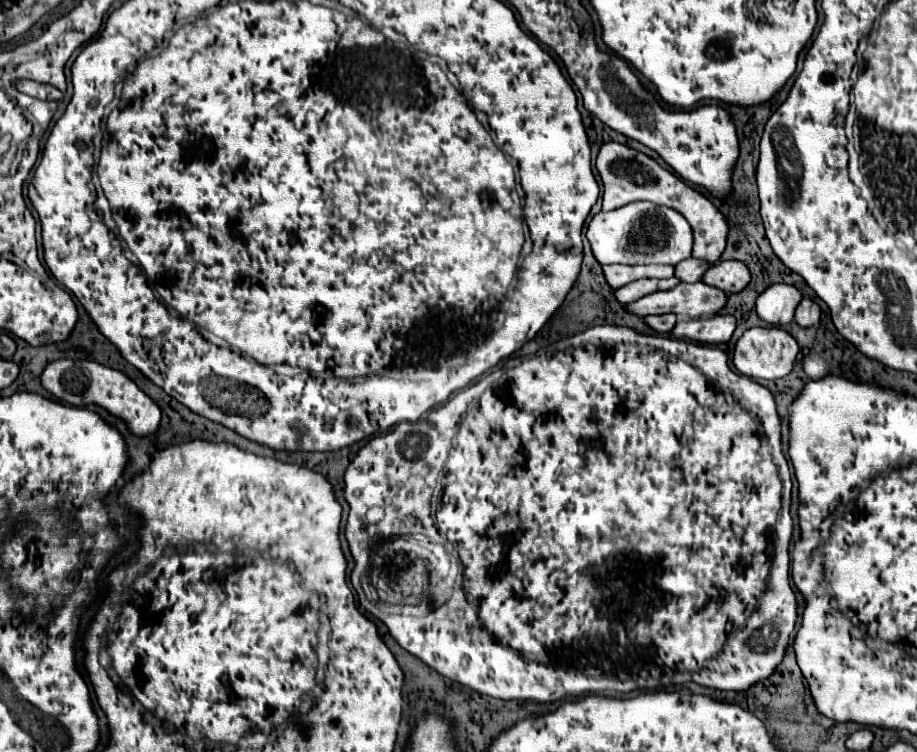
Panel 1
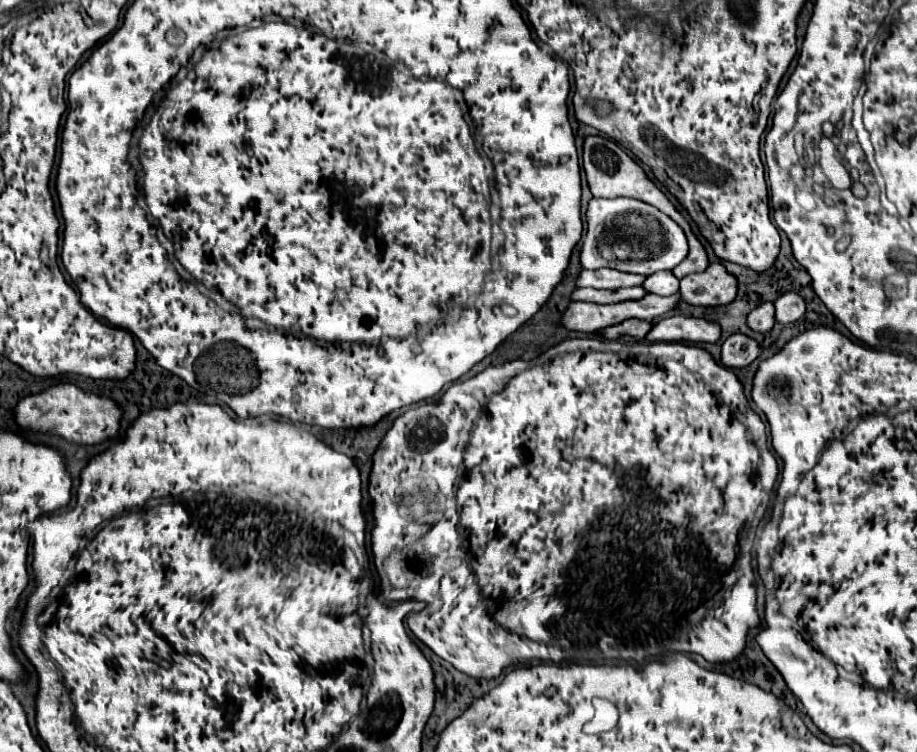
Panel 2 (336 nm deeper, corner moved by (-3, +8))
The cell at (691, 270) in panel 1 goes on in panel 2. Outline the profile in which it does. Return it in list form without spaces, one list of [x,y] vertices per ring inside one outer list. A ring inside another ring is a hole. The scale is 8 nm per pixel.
[[[670,270],[666,272],[658,272],[646,278],[646,282],[642,284],[648,292],[658,294],[658,296],[672,296],[678,292],[678,278],[674,278],[674,274]]]

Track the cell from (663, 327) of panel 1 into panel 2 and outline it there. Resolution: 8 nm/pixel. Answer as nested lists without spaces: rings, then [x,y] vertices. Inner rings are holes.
[[[632,318],[632,320],[626,320],[622,324],[616,324],[616,326],[600,330],[600,336],[608,338],[608,340],[616,340],[618,336],[630,336],[634,340],[644,340],[650,330],[652,330],[652,322]]]

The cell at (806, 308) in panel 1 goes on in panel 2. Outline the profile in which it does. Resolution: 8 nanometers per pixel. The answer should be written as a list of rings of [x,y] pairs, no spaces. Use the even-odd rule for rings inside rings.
[[[796,292],[782,294],[774,302],[774,308],[776,308],[776,320],[780,324],[792,324],[792,322],[800,320],[804,316],[804,312],[806,312],[806,304],[804,304],[802,296],[798,296]]]

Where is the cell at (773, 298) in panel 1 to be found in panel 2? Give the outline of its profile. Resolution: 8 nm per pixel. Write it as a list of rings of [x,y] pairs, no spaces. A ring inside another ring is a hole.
[[[762,302],[748,314],[748,326],[756,332],[768,332],[776,324],[774,318],[774,304],[772,302]]]

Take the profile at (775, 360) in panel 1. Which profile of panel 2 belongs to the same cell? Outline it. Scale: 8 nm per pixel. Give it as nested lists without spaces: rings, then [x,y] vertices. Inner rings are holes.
[[[732,334],[722,344],[722,364],[726,368],[746,368],[762,354],[760,344],[746,334]]]

